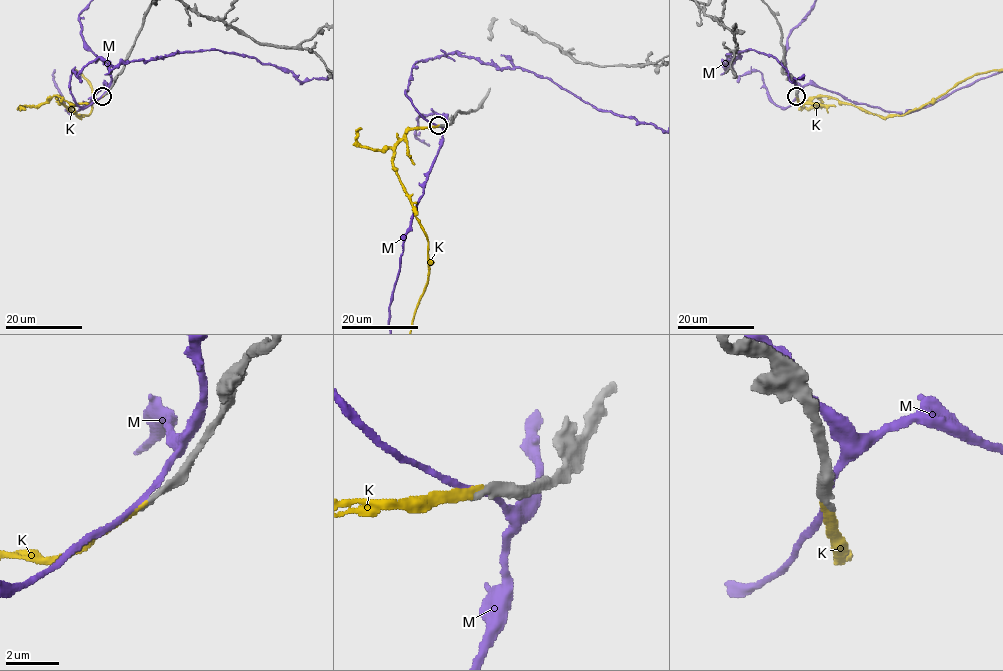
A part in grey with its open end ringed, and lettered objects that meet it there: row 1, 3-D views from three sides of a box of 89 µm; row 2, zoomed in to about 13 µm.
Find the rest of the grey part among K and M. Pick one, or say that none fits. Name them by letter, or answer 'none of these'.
K

